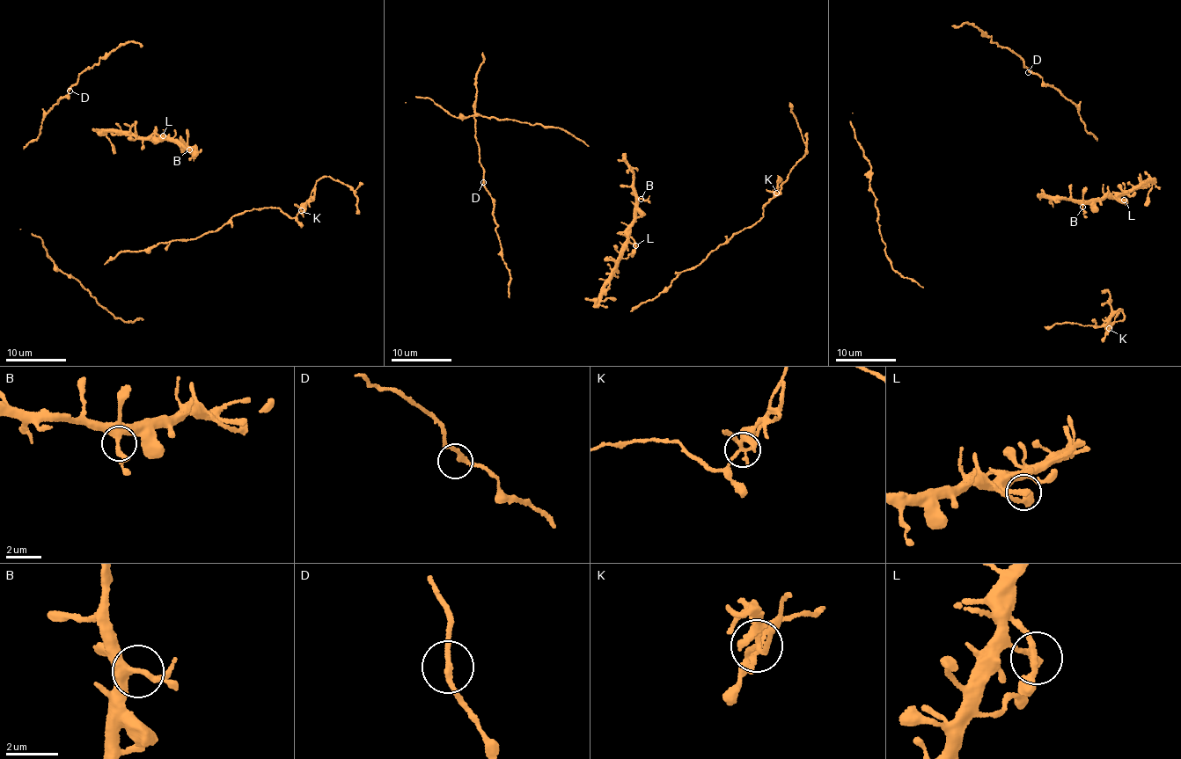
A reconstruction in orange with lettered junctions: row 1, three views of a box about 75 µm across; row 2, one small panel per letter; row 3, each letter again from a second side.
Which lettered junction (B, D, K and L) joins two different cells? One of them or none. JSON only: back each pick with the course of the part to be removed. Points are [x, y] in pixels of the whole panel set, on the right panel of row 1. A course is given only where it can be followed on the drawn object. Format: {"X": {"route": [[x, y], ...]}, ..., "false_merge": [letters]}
{"K": {"route": [[1109, 328], [1109, 318], [1115, 313]]}, "false_merge": ["K"]}

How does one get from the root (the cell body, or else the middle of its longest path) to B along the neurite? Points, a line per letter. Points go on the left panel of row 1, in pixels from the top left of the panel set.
B: (161, 137), (189, 149)

